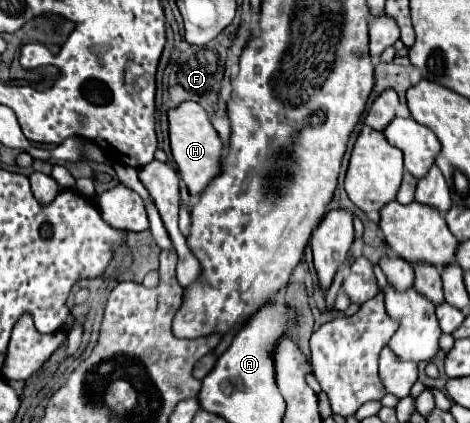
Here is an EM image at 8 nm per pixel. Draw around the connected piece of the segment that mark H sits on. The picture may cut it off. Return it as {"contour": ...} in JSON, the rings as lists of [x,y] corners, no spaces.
{"contour":[[[192,100],[180,104],[178,108],[168,110],[168,122],[170,122],[170,146],[172,146],[172,156],[178,166],[178,172],[182,174],[188,192],[192,196],[198,196],[204,190],[204,186],[208,186],[208,182],[220,174],[224,144],[218,132],[214,130],[206,110]]]}

